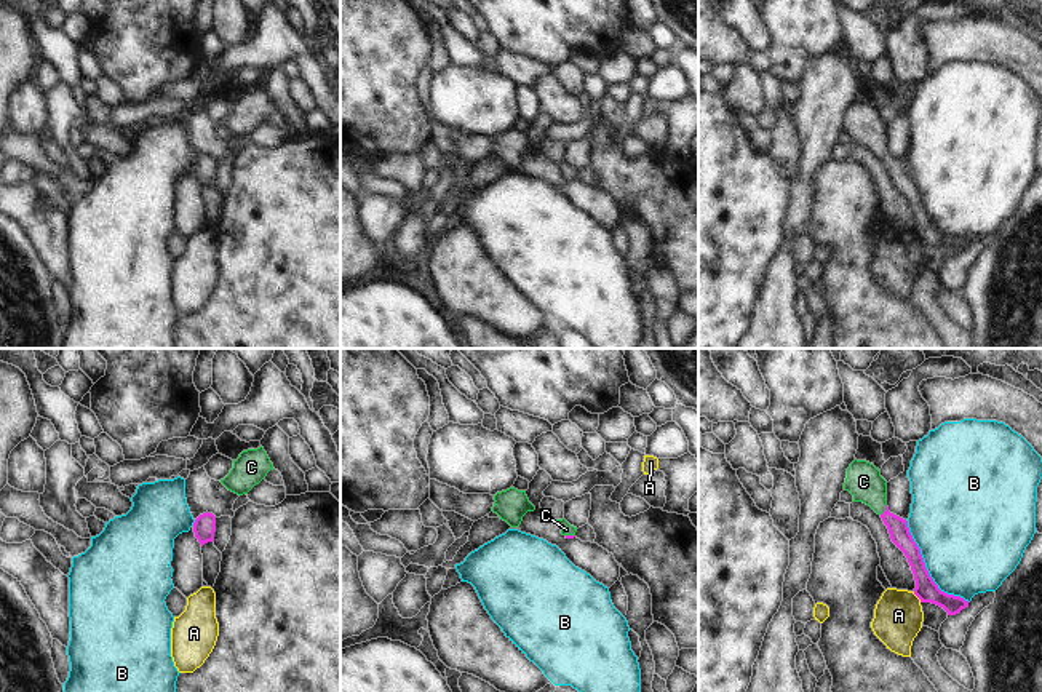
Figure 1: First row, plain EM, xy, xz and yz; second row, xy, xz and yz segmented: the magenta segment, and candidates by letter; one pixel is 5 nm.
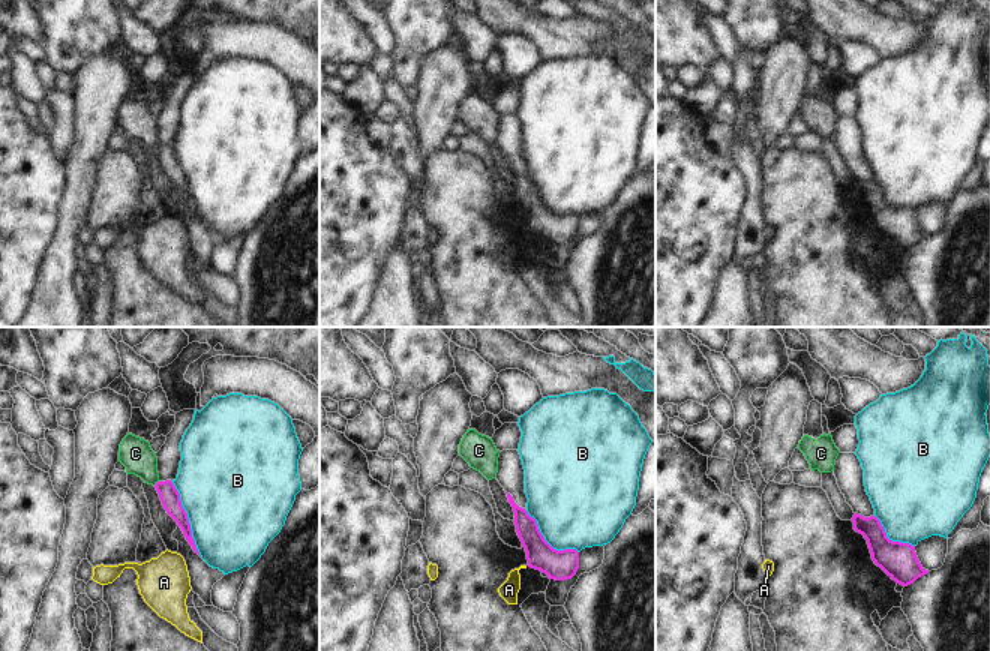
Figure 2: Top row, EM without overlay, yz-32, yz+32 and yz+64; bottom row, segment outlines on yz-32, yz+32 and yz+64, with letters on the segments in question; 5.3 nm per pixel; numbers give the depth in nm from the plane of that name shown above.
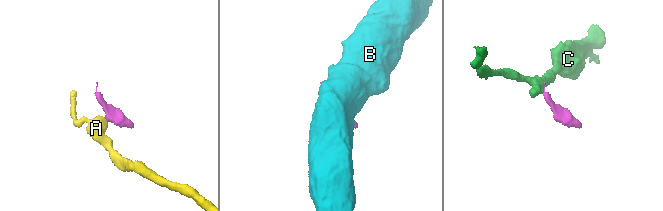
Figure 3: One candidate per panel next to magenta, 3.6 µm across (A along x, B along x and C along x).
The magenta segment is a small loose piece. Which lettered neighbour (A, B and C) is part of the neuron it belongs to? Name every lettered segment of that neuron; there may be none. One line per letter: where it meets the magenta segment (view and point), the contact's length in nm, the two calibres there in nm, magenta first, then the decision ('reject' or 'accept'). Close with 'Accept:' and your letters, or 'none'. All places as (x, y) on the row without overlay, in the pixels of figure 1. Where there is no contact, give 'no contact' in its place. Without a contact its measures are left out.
A: contact yz (916, 237); length 70 nm; calibres 110 and 240 nm; reject
B: contact yz (926, 211); length 500 nm; calibres 110 and 480 nm; reject
C: contact yz (886, 152); length 70 nm; calibres 100 and 180 nm; accept
Accept: C

